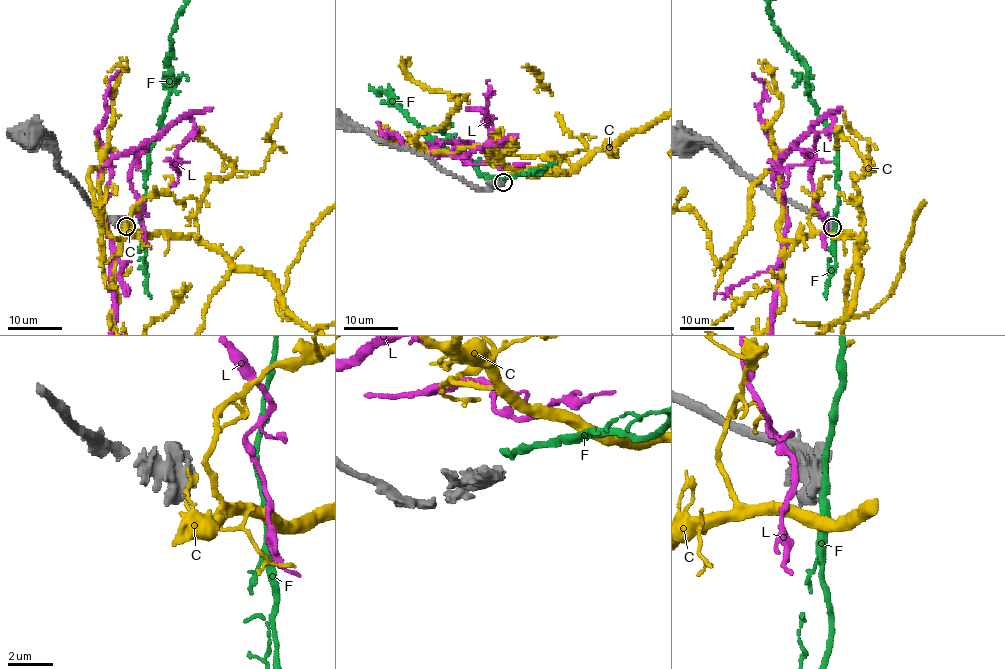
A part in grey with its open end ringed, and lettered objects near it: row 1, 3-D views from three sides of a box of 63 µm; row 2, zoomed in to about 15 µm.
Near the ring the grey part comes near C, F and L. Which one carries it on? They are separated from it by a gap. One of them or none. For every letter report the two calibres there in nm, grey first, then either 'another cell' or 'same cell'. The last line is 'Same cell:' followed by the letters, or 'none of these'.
C: calibres 600 and 480 nm; another cell
F: calibres 600 and 200 nm; another cell
L: calibres 600 and 280 nm; another cell
Same cell: none of these

